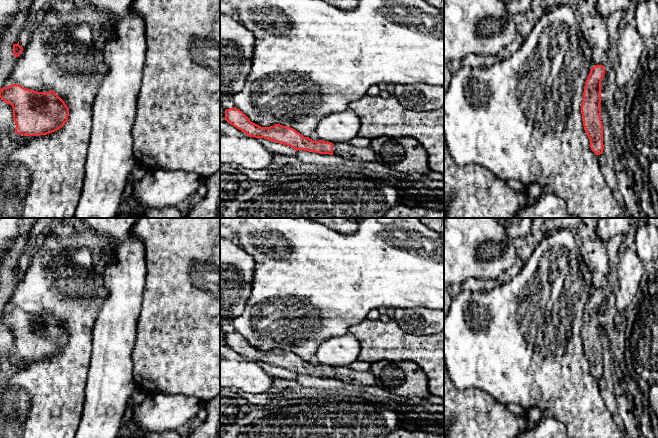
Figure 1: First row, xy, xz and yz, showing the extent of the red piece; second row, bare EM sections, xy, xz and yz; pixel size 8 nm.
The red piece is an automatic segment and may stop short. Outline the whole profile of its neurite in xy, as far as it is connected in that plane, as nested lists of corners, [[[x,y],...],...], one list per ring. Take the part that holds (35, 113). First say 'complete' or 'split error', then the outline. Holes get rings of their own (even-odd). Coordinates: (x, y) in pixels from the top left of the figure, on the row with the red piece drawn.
complete; [[[12,84],[1,88],[0,98],[13,108],[17,134],[47,135],[68,121],[69,108],[54,90],[44,93]]]

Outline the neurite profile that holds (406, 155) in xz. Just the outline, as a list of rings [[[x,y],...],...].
[[[379,137],[371,139],[369,147],[374,151],[378,163],[404,175],[426,175],[430,171],[428,154],[425,148],[414,138]]]

